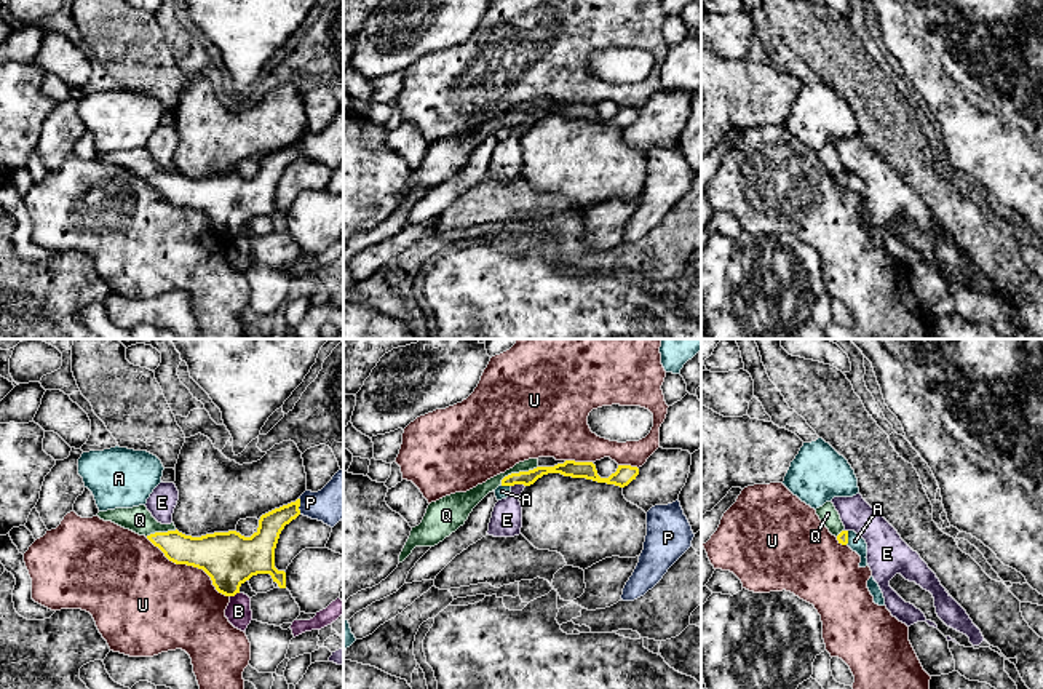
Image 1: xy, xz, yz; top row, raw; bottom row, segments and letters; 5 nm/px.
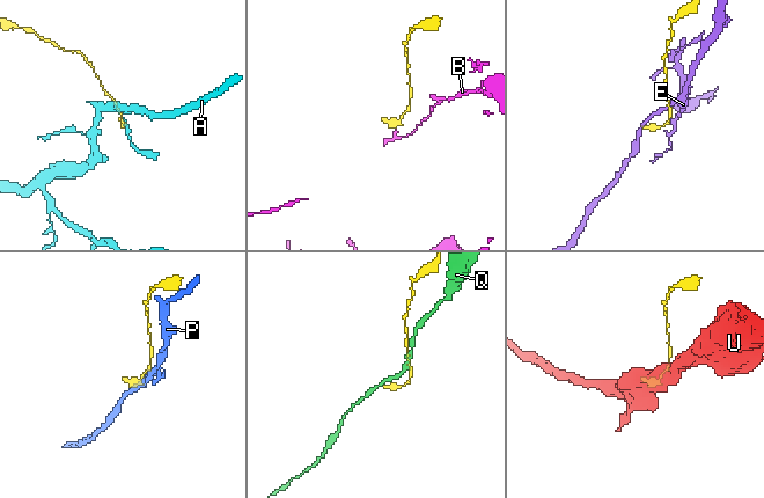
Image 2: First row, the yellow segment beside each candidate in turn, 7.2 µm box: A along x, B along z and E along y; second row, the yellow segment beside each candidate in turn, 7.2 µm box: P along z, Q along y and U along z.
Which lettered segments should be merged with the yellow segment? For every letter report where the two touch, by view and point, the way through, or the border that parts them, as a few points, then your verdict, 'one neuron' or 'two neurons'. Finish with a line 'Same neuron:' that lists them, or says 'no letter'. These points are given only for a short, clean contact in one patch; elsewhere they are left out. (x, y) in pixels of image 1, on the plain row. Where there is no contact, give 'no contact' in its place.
A: contact xz (507, 127); two neurons
B: contact xy (233, 237); border xy (238, 234), (230, 238); two neurons
E: contact xz (518, 125); border xz (524, 127), (511, 128); two neurons
P: contact xy (299, 147); border xy (301, 141), (299, 155); two neurons
Q: contact xz (516, 115); border xz (537, 107), (508, 115), (500, 127); two neurons
U: contact xy (190, 207); two neurons
Same neuron: no letter

